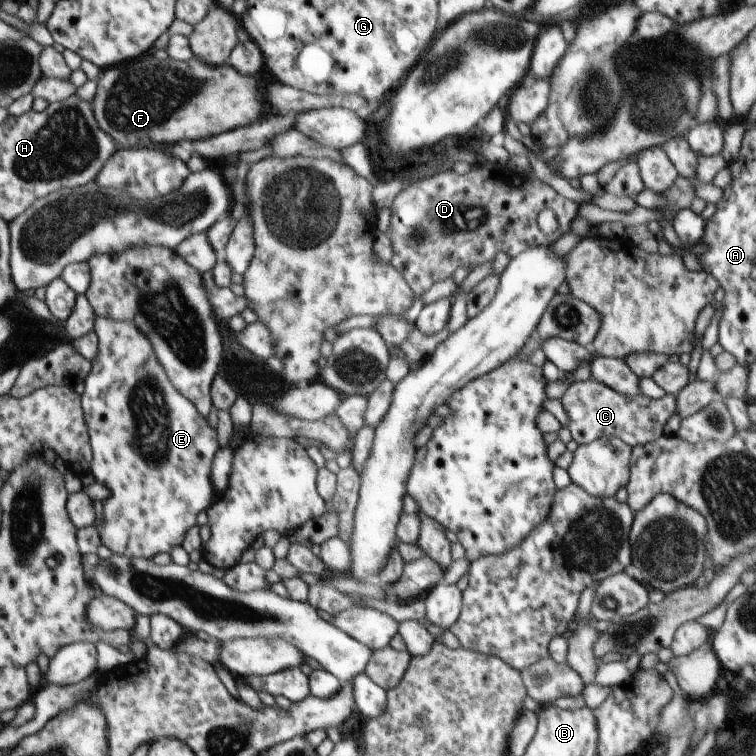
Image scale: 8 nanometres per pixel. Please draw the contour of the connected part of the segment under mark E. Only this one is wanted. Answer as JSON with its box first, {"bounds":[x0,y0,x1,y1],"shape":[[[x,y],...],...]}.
{"bounds":[81,316,220,559],"shape":[[[95,316],[93,332],[99,340],[98,354],[91,362],[91,372],[85,379],[85,390],[81,395],[81,406],[85,410],[85,422],[89,428],[89,438],[93,450],[92,475],[95,482],[102,484],[107,490],[107,496],[102,500],[104,506],[104,518],[102,529],[99,530],[101,542],[113,554],[124,555],[126,557],[143,557],[152,559],[160,553],[168,553],[174,546],[181,546],[184,540],[184,534],[196,525],[196,516],[202,511],[206,511],[208,506],[212,505],[219,496],[210,482],[210,467],[216,451],[220,449],[217,438],[217,430],[210,427],[207,418],[198,413],[194,404],[188,398],[185,398],[174,389],[166,378],[166,372],[162,370],[162,366],[156,362],[158,358],[154,356],[154,350],[150,346],[150,340],[146,340],[144,334],[138,332],[138,326],[134,326],[134,322],[117,321],[116,319],[101,318]]]}

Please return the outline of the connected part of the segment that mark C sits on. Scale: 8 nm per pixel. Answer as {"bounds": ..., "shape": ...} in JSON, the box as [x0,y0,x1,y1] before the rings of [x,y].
{"bounds":[560,379,676,447],"shape":[[[593,379],[572,383],[560,399],[570,423],[568,430],[578,445],[590,444],[603,437],[617,437],[630,447],[642,446],[658,440],[666,422],[676,411],[676,396],[665,394],[660,400],[644,395],[626,396]]]}

